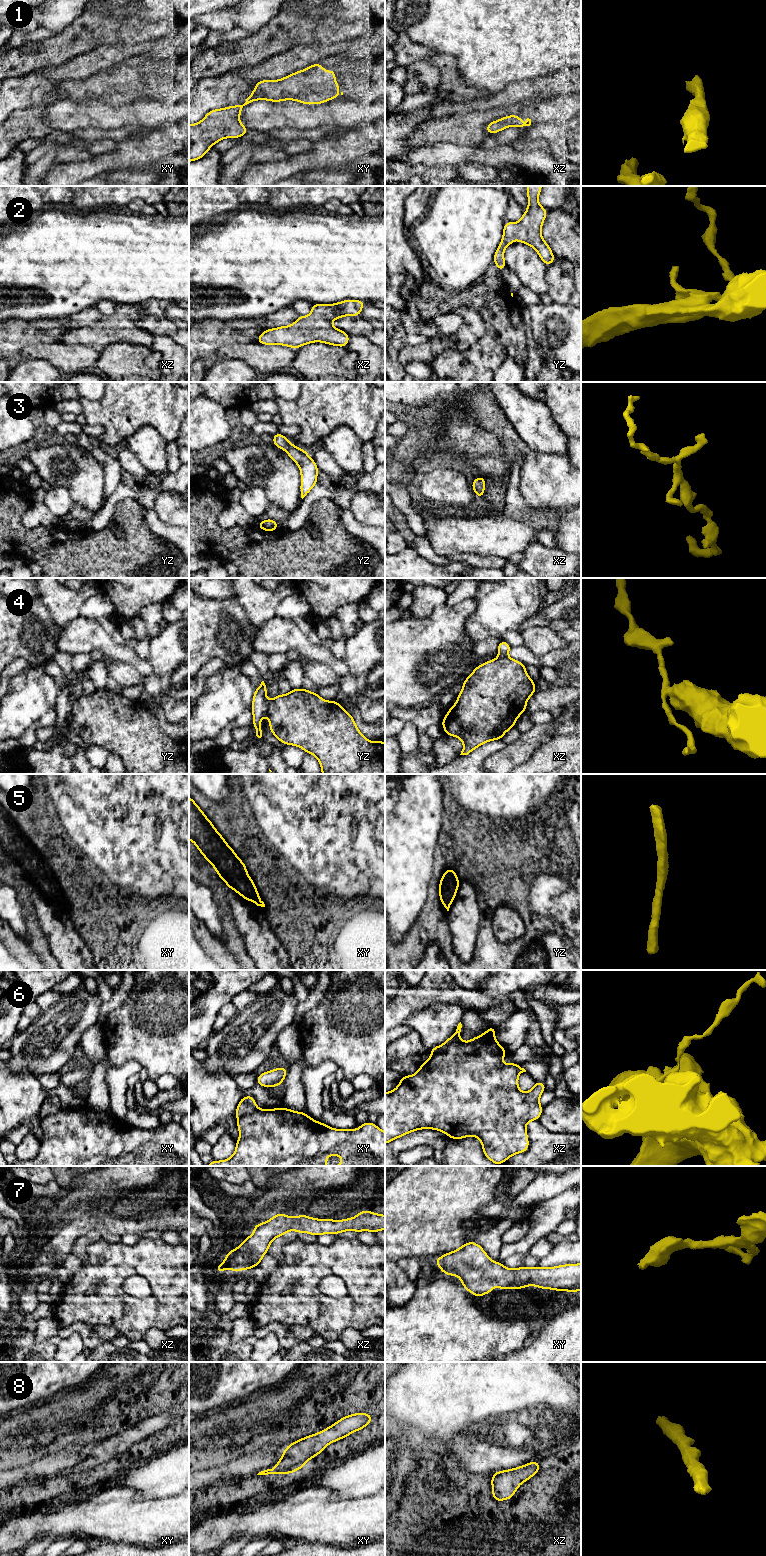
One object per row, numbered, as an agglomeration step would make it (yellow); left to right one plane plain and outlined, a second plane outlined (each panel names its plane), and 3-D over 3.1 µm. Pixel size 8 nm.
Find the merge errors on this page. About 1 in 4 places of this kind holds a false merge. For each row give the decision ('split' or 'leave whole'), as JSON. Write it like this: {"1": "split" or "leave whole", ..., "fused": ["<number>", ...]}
{"1": "leave whole", "2": "leave whole", "3": "leave whole", "4": "split", "5": "leave whole", "6": "leave whole", "7": "leave whole", "8": "leave whole", "fused": ["4"]}

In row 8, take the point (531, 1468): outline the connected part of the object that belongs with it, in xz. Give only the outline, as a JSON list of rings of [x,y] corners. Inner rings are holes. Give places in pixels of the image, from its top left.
[[[528,1462],[514,1469],[497,1471],[492,1474],[492,1495],[495,1501],[511,1499],[517,1488],[539,1472],[540,1462]]]

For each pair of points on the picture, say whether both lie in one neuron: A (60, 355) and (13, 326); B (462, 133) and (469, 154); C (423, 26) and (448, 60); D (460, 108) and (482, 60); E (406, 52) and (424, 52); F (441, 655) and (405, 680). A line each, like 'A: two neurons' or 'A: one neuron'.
A: one neuron
B: two neurons
C: two neurons
D: two neurons
E: one neuron
F: one neuron

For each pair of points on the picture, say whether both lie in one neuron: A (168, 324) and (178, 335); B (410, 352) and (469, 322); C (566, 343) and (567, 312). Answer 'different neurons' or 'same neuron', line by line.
A: same neuron
B: same neuron
C: same neuron

